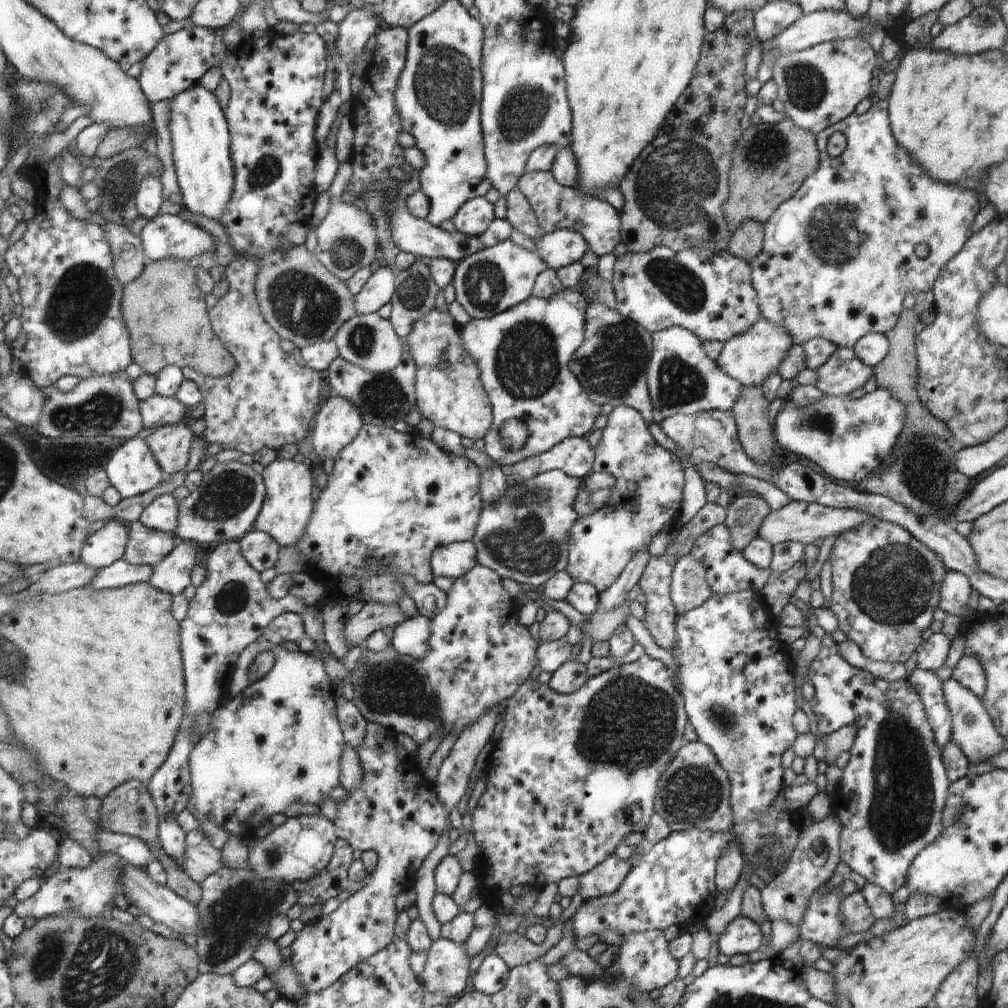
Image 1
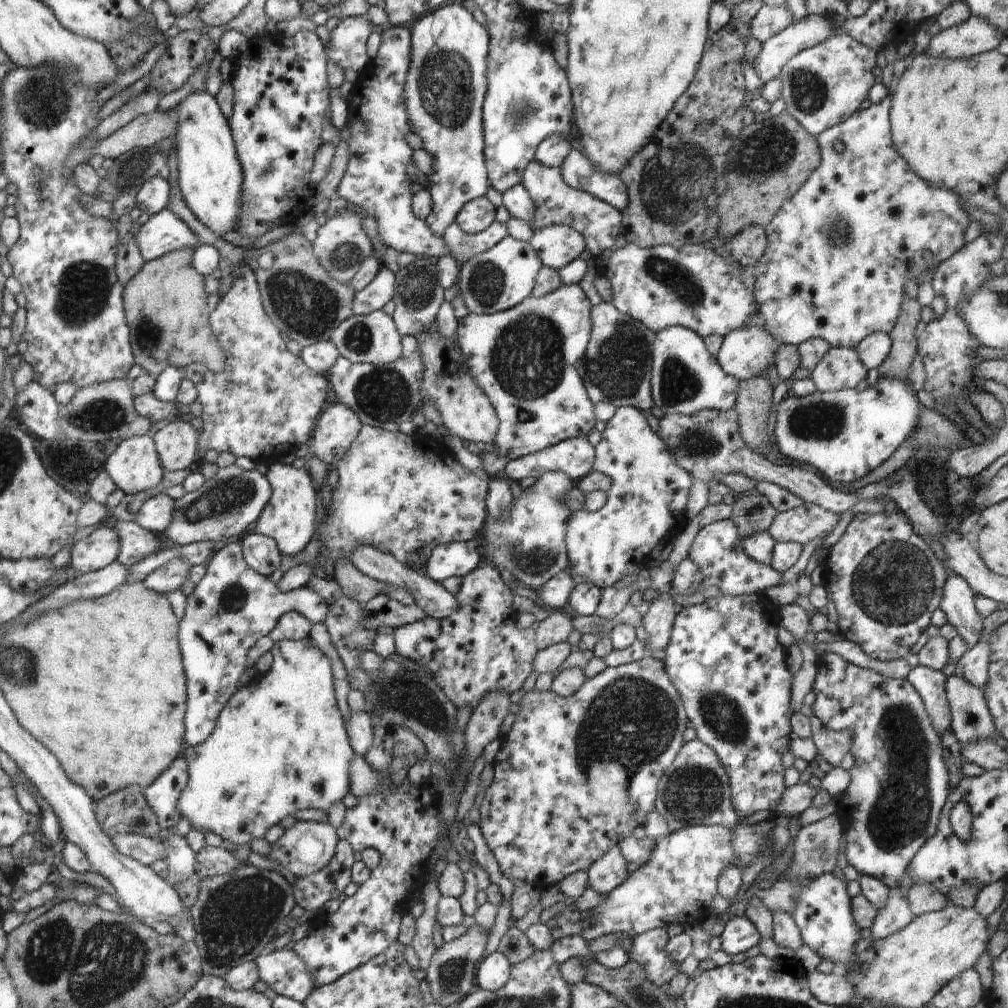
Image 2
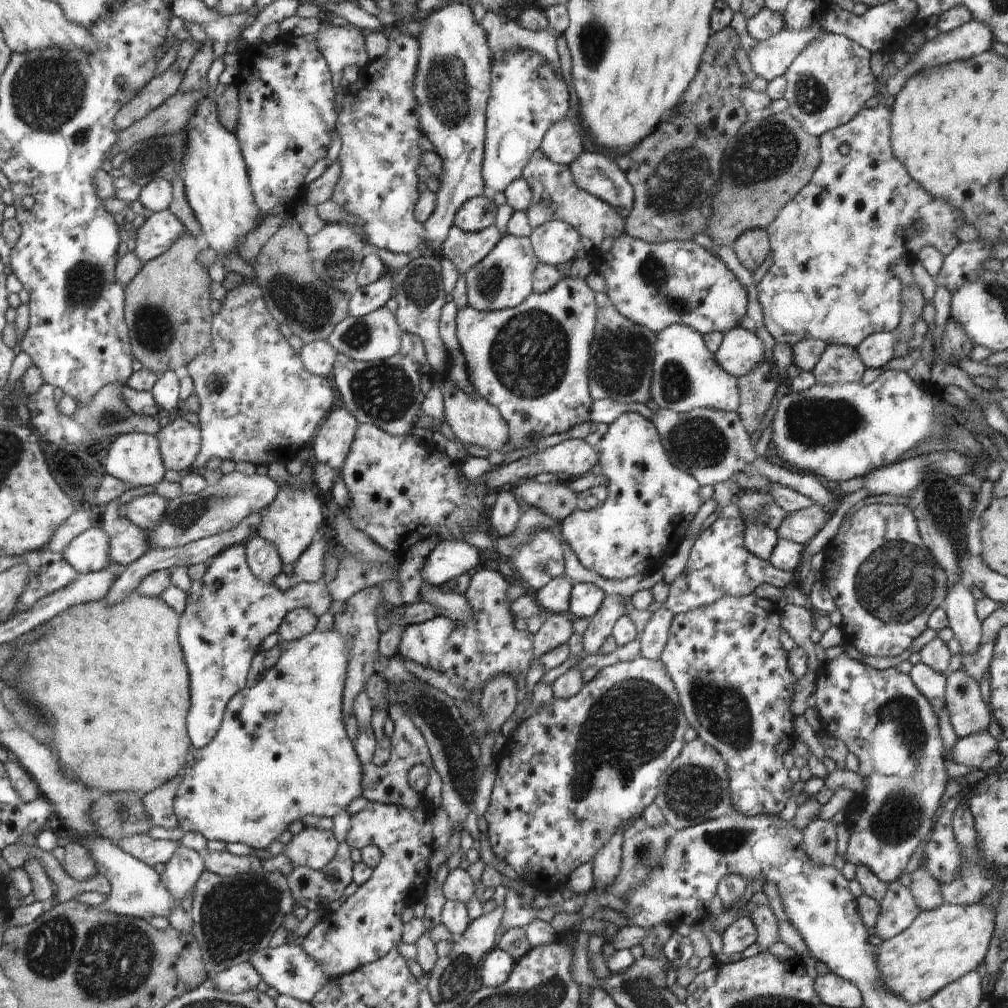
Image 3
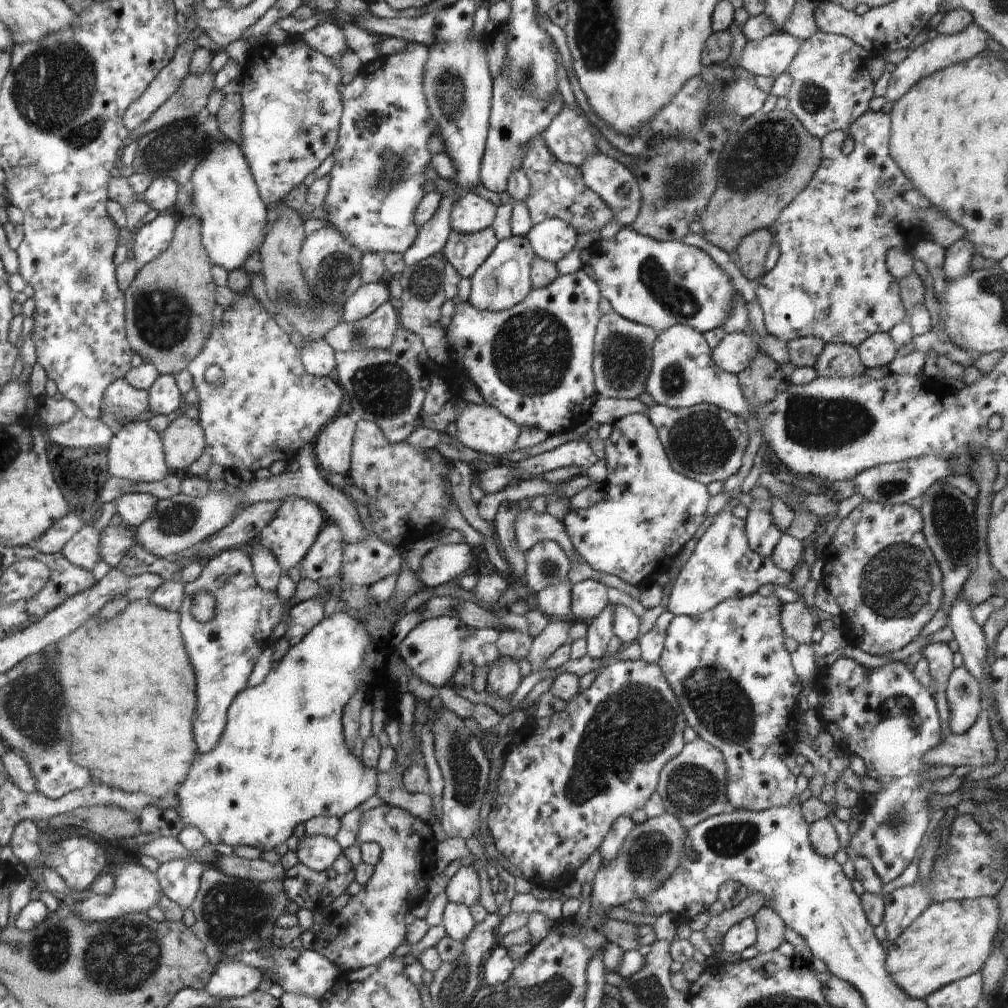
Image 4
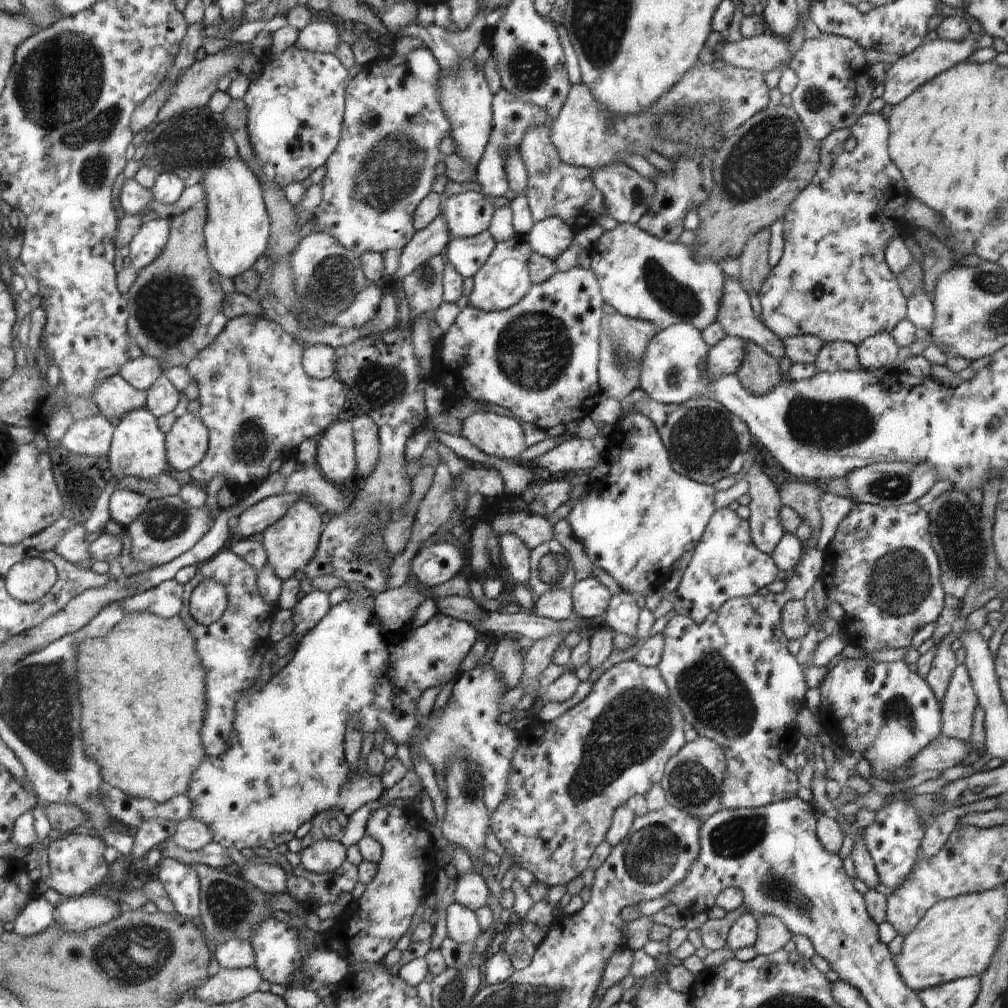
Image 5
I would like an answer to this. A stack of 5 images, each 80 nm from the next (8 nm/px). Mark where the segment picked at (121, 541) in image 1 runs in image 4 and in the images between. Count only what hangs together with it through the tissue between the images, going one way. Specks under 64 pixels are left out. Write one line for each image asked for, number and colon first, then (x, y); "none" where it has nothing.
2: (91, 553)
3: (89, 551)
4: (82, 550)

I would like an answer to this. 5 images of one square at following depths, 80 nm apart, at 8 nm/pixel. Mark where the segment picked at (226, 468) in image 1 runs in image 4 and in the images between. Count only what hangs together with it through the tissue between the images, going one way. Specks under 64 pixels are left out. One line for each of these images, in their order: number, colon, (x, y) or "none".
2: (224, 508)
3: (218, 508)
4: (177, 524)

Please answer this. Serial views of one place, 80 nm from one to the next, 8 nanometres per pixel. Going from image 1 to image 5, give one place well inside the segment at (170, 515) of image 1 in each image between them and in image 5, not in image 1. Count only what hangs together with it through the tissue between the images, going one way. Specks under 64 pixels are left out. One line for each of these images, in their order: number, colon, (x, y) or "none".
2: (156, 513)
3: (147, 512)
4: (132, 509)
5: (125, 506)

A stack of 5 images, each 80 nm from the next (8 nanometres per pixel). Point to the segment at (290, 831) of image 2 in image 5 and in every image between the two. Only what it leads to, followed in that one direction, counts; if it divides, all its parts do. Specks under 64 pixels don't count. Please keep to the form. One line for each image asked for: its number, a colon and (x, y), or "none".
3: (312, 847)
4: (319, 853)
5: (325, 856)

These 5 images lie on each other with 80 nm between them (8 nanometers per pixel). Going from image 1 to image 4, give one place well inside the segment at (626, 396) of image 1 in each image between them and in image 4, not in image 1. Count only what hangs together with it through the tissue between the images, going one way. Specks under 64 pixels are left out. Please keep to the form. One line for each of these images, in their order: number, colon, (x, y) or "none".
2: (615, 368)
3: (620, 367)
4: (623, 351)

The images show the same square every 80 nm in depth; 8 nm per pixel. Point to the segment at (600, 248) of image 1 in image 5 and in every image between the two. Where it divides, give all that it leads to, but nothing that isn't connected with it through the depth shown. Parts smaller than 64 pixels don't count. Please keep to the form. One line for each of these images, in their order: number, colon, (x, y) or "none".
2: (555, 203)
3: (554, 195)
4: (556, 190)
5: (554, 189)

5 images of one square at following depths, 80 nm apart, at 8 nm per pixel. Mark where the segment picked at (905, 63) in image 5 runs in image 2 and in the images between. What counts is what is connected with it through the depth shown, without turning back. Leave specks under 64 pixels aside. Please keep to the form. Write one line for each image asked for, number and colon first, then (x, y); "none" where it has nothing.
2: (975, 36)
3: (972, 38)
4: (934, 55)

